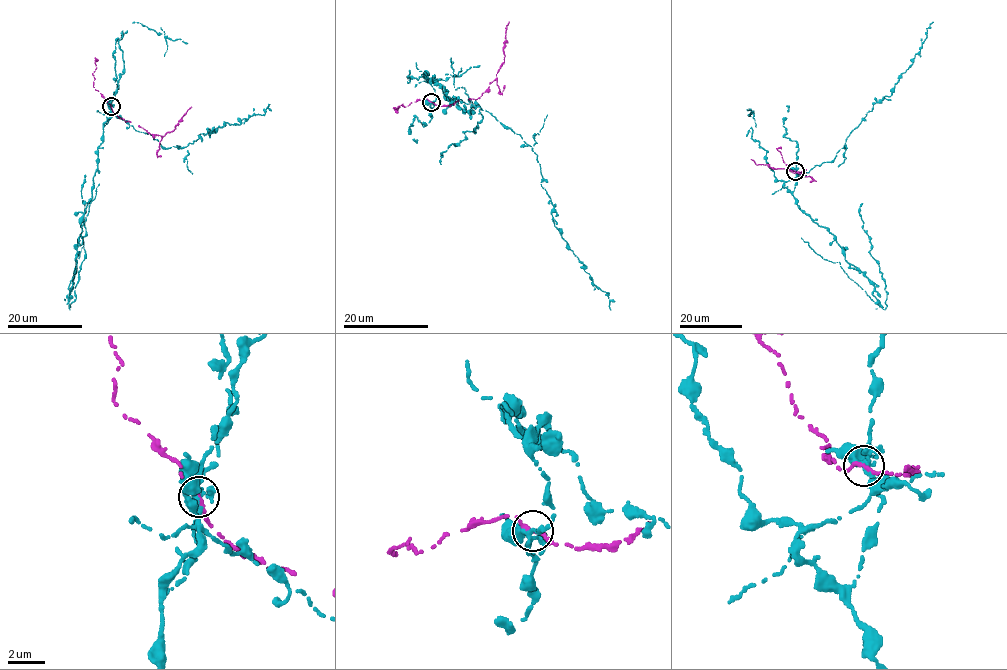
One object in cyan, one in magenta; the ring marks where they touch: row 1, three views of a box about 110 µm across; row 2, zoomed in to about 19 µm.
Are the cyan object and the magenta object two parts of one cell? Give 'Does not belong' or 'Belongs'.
Does not belong

